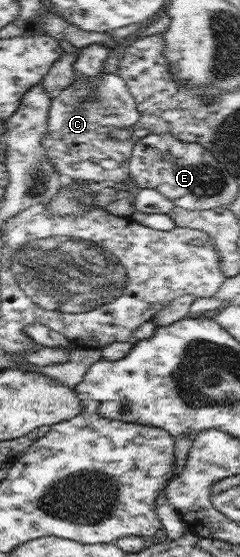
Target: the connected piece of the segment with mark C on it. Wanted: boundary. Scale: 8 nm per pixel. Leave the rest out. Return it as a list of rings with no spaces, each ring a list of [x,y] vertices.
[[[102,74],[95,79],[97,94],[91,96],[91,87],[86,80],[78,78],[71,86],[58,91],[52,96],[49,109],[49,128],[45,135],[43,146],[54,167],[61,175],[61,185],[66,186],[70,180],[86,180],[88,183],[99,181],[114,181],[130,185],[129,161],[136,141],[146,137],[148,130],[135,128],[132,139],[116,141],[110,137],[110,132],[123,127],[135,127],[141,113],[137,110],[137,103],[129,92],[126,82],[116,74]]]

